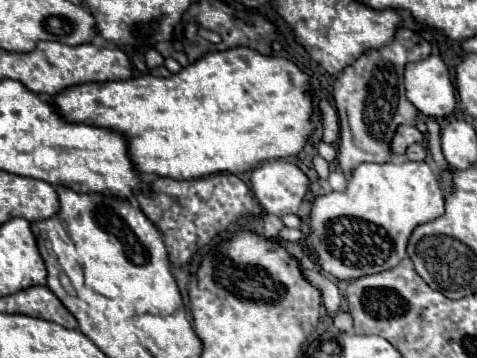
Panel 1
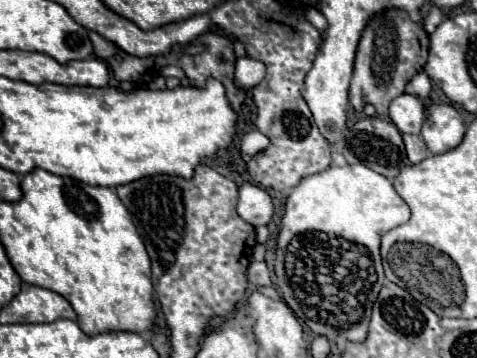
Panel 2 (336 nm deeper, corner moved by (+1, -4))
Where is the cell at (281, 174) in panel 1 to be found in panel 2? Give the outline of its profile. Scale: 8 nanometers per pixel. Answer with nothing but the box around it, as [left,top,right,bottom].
[236,182,274,228]

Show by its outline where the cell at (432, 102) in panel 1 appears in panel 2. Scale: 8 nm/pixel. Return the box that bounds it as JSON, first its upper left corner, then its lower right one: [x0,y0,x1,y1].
[390,96,424,134]

